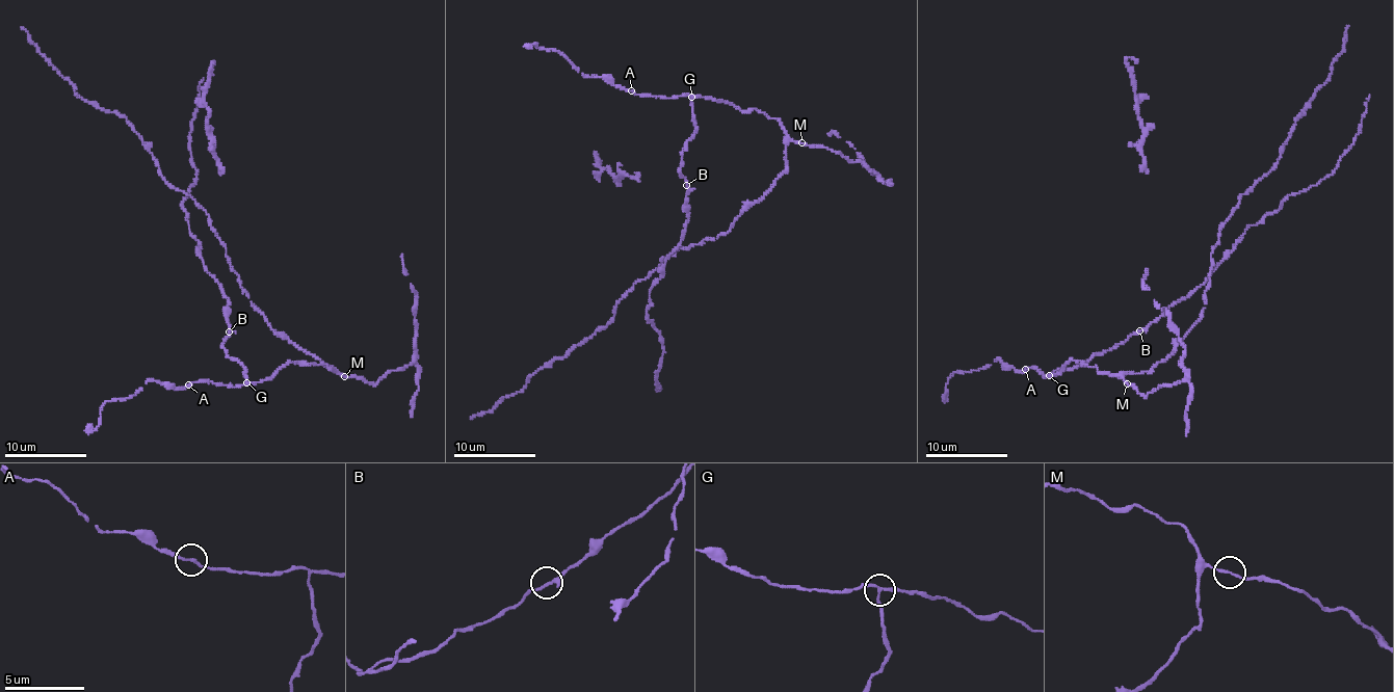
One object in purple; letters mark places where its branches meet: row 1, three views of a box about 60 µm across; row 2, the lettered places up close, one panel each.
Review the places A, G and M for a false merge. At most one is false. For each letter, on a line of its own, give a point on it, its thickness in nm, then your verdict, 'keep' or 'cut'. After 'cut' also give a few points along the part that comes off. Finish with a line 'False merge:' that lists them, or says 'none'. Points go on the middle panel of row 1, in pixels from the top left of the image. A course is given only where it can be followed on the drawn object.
A: (631, 90) | 160 nm | keep
G: (691, 97) | 150 nm | cut | (692, 98), (695, 129), (680, 171), (688, 218), (680, 245), (653, 283), (646, 317), (664, 350), (659, 391)
M: (801, 142) | 150 nm | keep
False merge: G

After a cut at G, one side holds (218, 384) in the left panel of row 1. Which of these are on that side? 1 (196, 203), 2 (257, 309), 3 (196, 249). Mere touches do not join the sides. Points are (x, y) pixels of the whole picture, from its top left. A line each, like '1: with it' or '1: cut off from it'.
1: with it
2: with it
3: cut off from it

